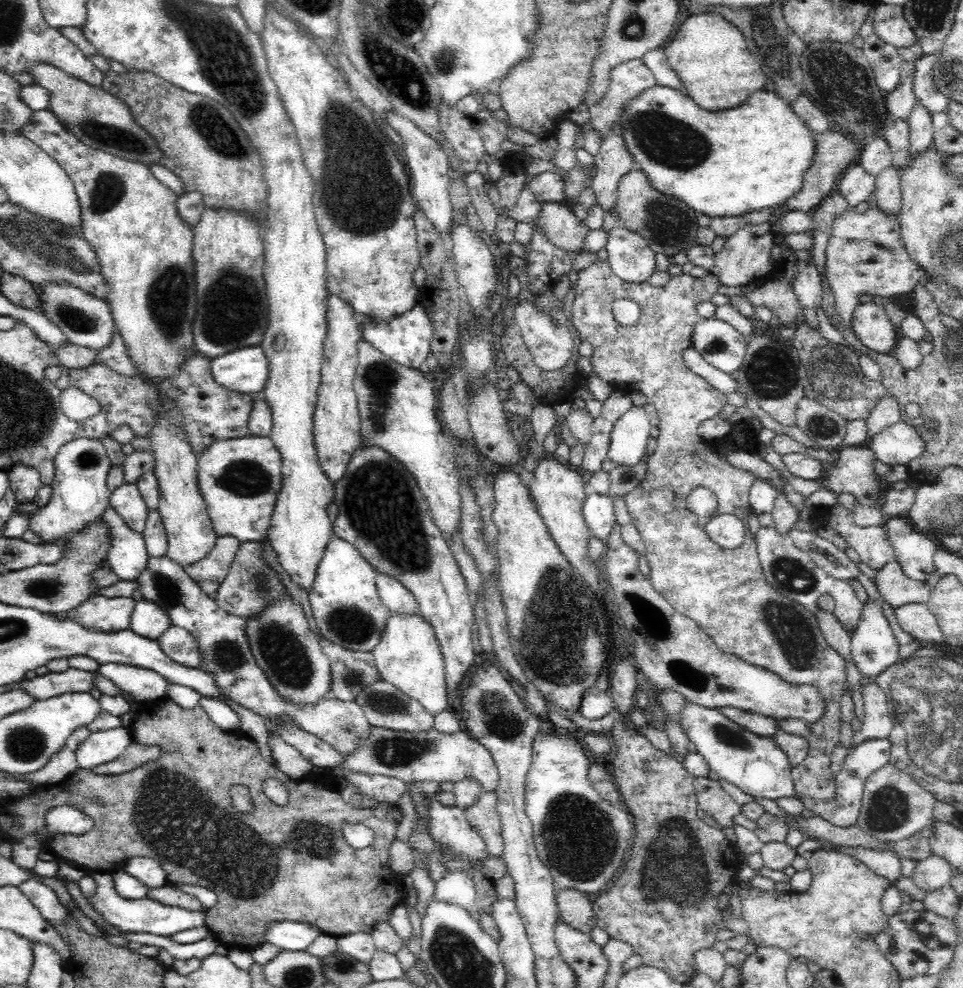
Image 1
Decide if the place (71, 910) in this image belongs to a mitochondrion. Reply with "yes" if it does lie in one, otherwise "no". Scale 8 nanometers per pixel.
no

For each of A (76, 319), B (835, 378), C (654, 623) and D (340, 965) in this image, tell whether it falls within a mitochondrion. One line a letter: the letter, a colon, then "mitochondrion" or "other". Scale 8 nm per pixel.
A: mitochondrion
B: mitochondrion
C: mitochondrion
D: mitochondrion

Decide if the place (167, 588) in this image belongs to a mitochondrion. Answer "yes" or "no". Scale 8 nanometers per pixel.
yes

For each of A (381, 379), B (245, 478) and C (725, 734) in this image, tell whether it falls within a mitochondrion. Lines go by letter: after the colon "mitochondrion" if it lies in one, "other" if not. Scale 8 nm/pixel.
A: mitochondrion
B: mitochondrion
C: mitochondrion

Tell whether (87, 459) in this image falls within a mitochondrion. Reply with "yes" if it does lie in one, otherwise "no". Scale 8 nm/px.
yes

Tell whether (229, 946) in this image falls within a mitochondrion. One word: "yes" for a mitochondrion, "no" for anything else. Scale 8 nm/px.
no

